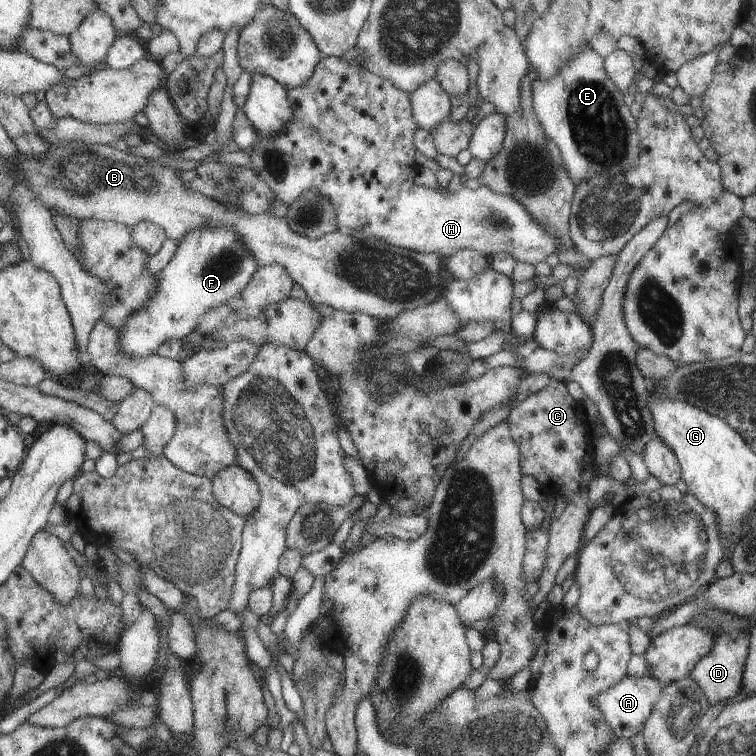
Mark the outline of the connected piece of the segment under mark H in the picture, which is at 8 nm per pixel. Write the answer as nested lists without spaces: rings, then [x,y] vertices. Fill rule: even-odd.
[[[413,184],[397,202],[397,210],[391,210],[383,221],[351,230],[351,233],[355,237],[372,235],[391,246],[413,252],[429,252],[445,258],[470,249],[481,252],[489,259],[499,252],[507,252],[516,262],[536,265],[545,261],[550,254],[557,253],[557,238],[541,228],[523,208],[523,204],[519,204],[511,195],[492,192],[482,185],[475,190],[459,188],[451,194]]]

